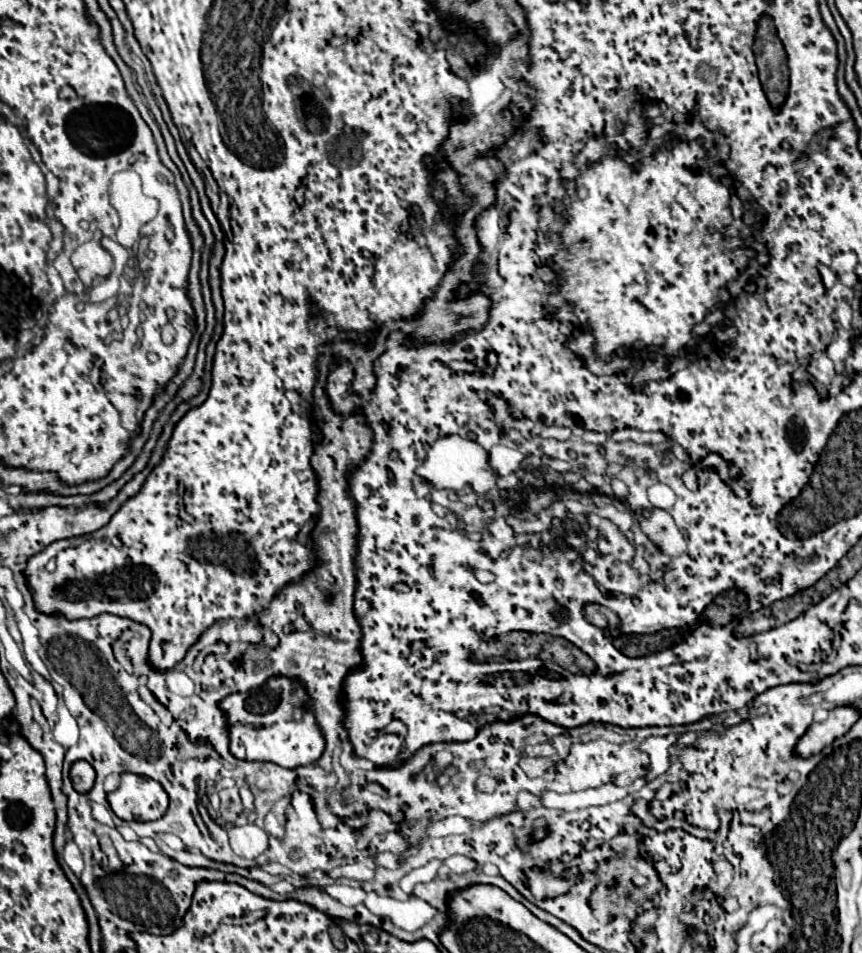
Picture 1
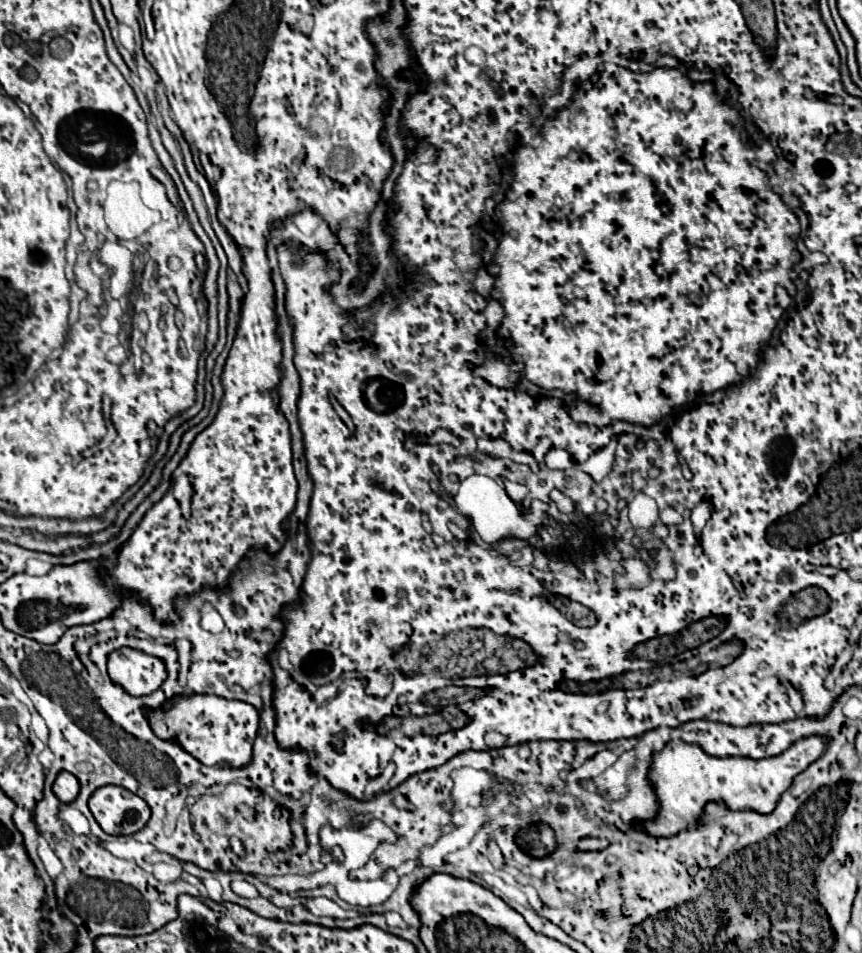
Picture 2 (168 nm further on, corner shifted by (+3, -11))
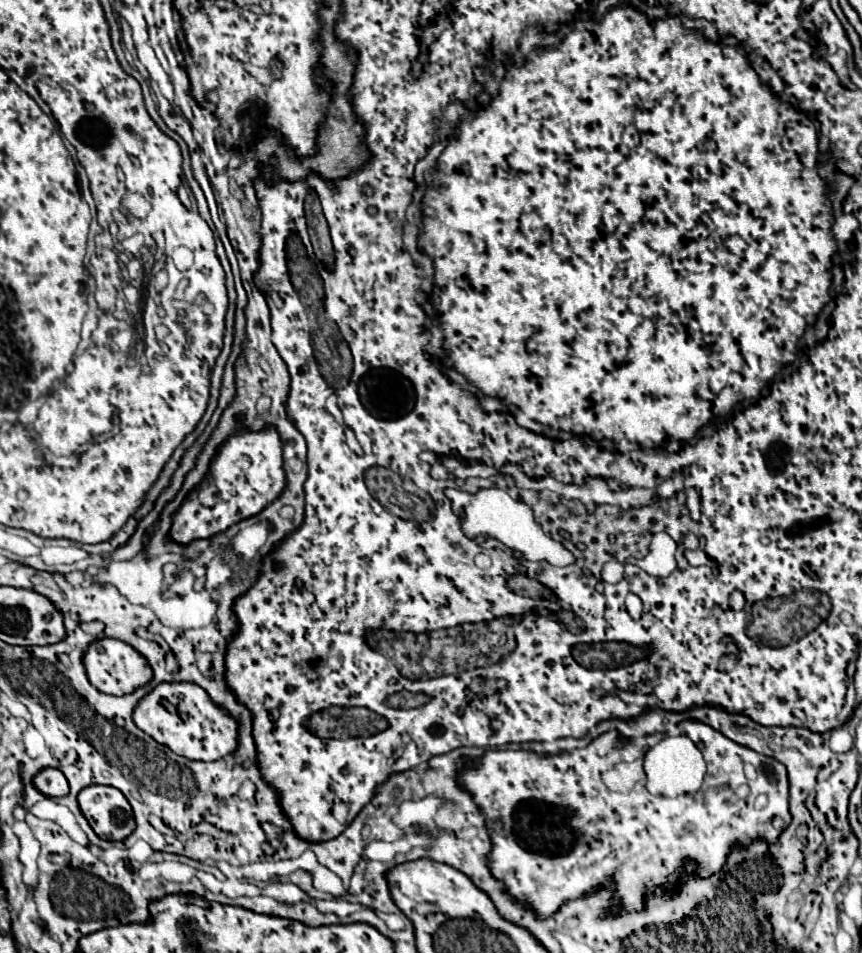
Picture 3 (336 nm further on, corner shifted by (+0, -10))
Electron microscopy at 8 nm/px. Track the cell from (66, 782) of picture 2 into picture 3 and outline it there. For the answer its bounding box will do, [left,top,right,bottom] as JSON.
[33,768,69,798]

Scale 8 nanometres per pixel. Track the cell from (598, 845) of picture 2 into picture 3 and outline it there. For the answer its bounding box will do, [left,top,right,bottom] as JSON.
[459,722,789,918]

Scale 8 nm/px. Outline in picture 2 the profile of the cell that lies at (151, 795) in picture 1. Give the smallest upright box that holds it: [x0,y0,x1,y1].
[88,787,150,835]

